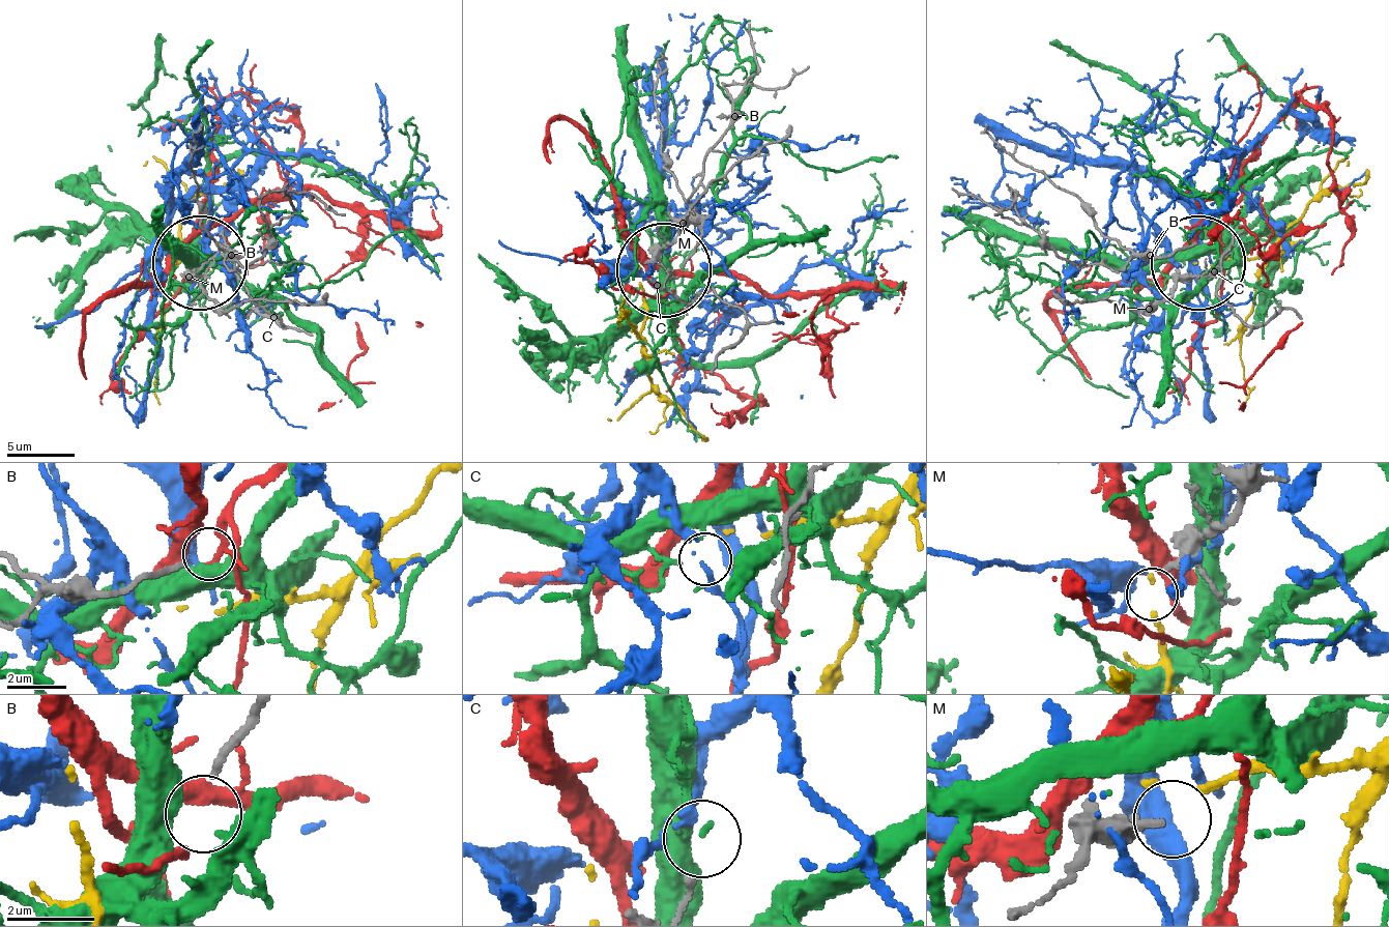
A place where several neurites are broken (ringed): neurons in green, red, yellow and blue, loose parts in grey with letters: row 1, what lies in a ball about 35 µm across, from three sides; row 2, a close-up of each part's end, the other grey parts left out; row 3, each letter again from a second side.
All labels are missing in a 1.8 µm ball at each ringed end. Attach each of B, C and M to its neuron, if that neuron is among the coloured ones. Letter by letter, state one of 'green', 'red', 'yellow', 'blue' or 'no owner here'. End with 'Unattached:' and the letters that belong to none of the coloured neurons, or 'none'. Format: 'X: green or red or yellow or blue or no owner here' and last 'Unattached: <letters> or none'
B: red
C: blue
M: no owner here
Unattached: M

